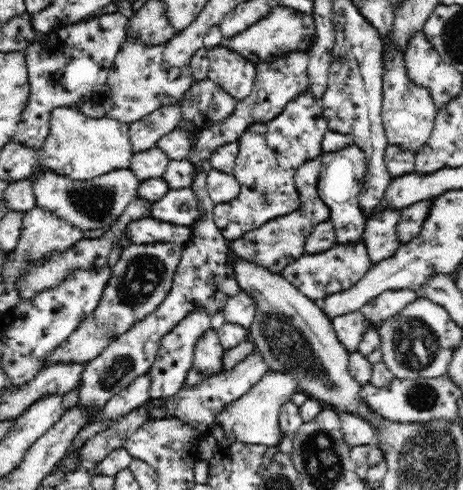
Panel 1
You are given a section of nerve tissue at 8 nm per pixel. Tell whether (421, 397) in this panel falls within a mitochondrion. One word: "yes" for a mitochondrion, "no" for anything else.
yes

